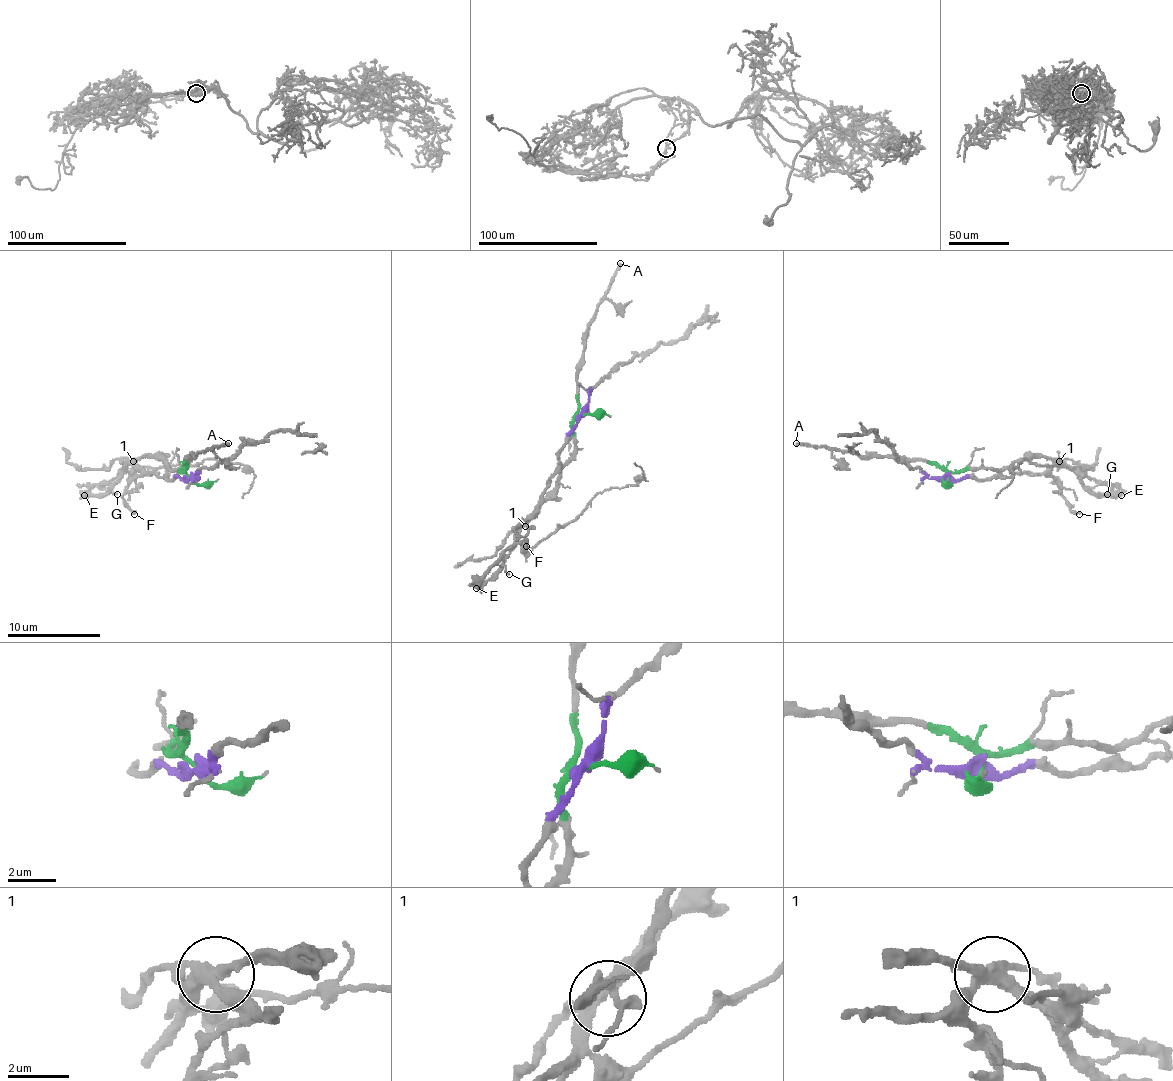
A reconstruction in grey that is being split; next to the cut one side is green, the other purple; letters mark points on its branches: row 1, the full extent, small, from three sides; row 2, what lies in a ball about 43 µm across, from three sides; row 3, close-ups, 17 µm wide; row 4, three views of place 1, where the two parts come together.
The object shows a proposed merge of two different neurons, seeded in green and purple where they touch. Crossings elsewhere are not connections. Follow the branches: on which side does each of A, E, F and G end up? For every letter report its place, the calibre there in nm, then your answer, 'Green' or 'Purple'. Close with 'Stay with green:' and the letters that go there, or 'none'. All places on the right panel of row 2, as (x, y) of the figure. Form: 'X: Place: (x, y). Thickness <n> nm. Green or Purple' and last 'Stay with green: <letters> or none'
A: Place: (796, 443). Thickness 240 nm. Green
E: Place: (1121, 495). Thickness 550 nm. Green
F: Place: (1079, 514). Thickness 220 nm. Purple
G: Place: (1107, 494). Thickness 130 nm. Green
Stay with green: A, E, G

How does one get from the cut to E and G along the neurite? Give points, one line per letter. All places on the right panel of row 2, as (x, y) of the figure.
E: (947, 477), (956, 470), (1010, 468), (1017, 461), (1047, 456), (1056, 458), (1096, 493), (1122, 496)
G: (947, 477), (956, 470), (1010, 468), (1017, 461), (1047, 456), (1056, 458), (1094, 491), (1108, 493)

